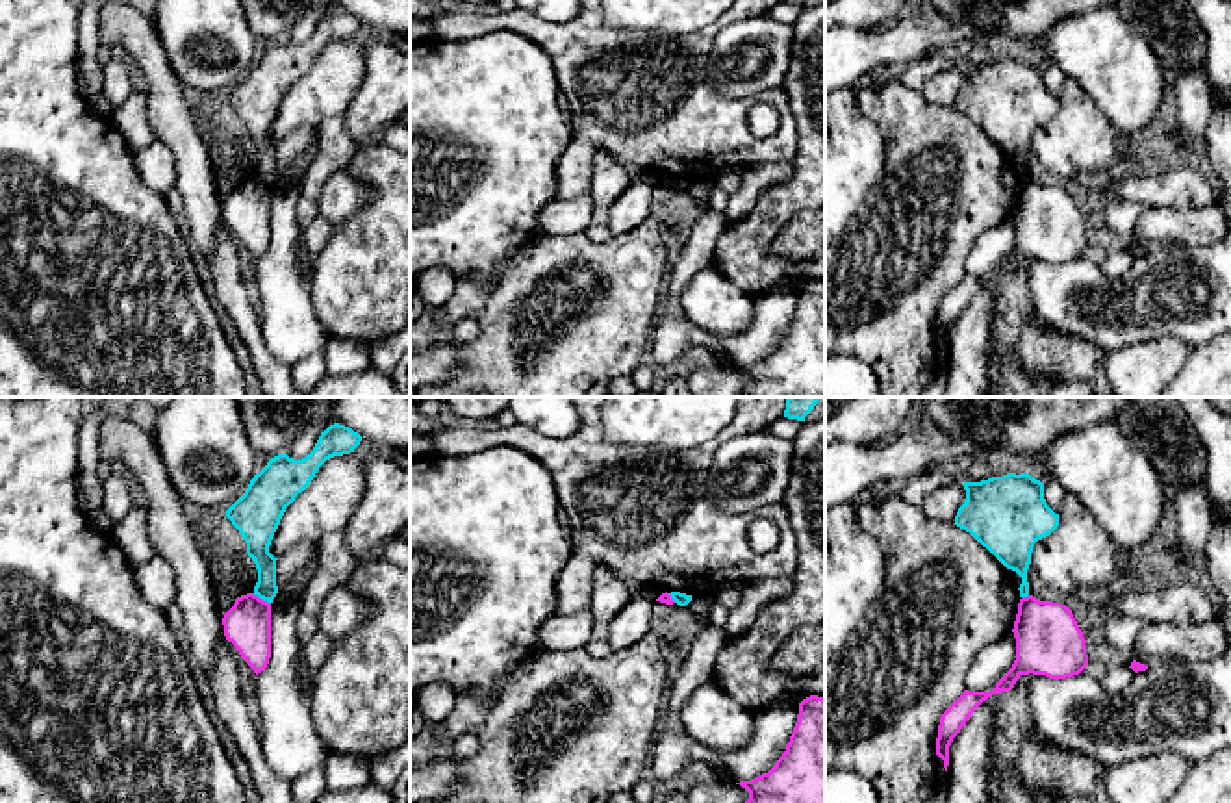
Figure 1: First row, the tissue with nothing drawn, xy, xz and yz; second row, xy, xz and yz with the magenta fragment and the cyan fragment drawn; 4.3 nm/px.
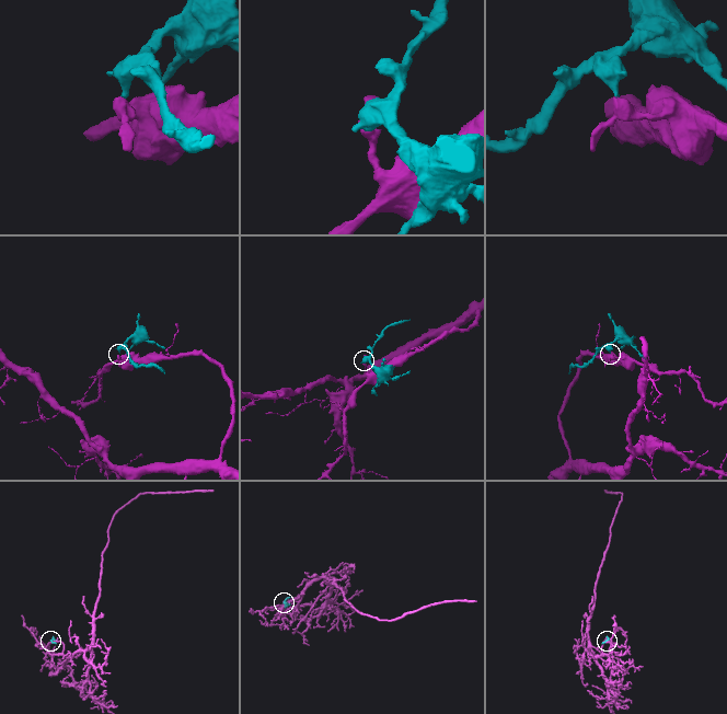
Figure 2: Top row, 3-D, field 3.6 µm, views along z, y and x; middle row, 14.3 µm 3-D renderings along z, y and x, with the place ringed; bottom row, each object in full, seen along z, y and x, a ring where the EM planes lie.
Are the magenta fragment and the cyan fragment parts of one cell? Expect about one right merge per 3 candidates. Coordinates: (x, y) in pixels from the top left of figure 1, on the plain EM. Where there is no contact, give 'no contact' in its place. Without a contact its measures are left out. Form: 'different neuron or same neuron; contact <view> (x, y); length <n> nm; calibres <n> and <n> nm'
different neuron; contact xy (262, 184); length 90 nm; calibres 200 and 100 nm

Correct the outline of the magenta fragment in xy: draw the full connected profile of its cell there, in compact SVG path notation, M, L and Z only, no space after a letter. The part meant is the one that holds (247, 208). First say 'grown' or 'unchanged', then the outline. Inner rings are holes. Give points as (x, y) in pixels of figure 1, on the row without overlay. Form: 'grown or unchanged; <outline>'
unchanged; M254 178L241 180L224 198L222 210L241 243L256 260L261 258L271 243L271 187Z

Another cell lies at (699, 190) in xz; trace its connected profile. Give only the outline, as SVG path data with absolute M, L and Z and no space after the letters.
M692 180L692 185L686 189L686 193L692 197L699 210L706 211L710 189L710 180Z

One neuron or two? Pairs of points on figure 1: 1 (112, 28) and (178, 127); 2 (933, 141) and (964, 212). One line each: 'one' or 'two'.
1: one
2: one

